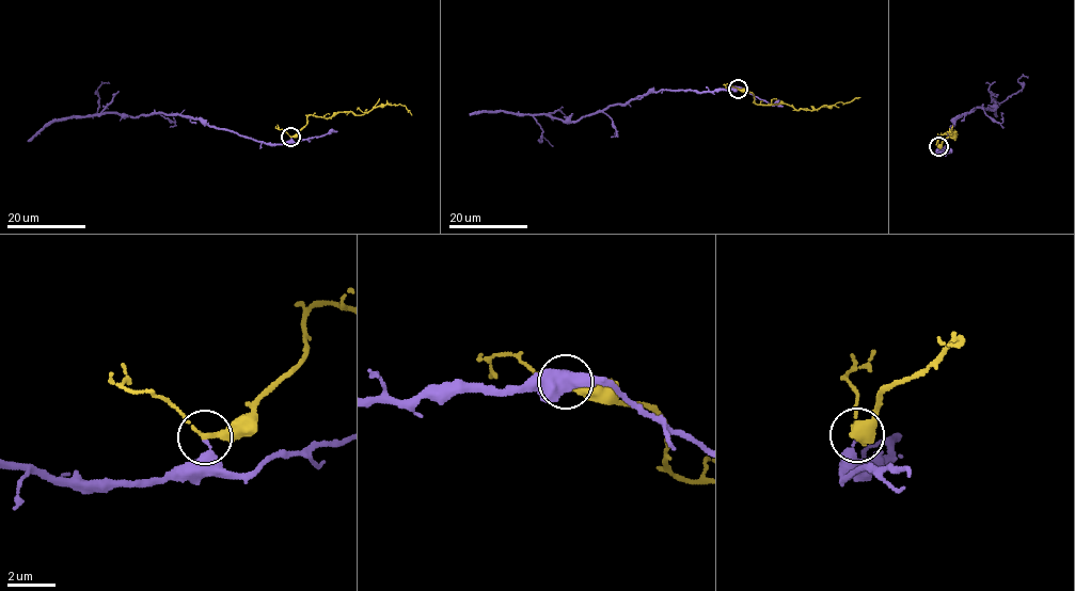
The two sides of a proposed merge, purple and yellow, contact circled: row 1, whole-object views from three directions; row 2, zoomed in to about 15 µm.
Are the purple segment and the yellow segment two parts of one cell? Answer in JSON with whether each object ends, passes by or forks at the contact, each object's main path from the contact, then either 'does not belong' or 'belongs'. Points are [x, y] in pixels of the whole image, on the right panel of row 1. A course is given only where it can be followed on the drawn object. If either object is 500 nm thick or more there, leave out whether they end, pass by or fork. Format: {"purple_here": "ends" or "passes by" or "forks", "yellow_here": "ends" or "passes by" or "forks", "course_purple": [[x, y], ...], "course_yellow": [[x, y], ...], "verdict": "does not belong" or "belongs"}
{"purple_here": "ends", "yellow_here": "passes by", "course_purple": [[938, 147], [939, 153], [945, 147], [950, 128], [961, 114], [980, 107], [994, 109], [995, 98], [995, 115]], "course_yellow": [[938, 147], [955, 130], [953, 137], [951, 133], [957, 134], [954, 140], [947, 131], [936, 145]], "verdict": "does not belong"}

